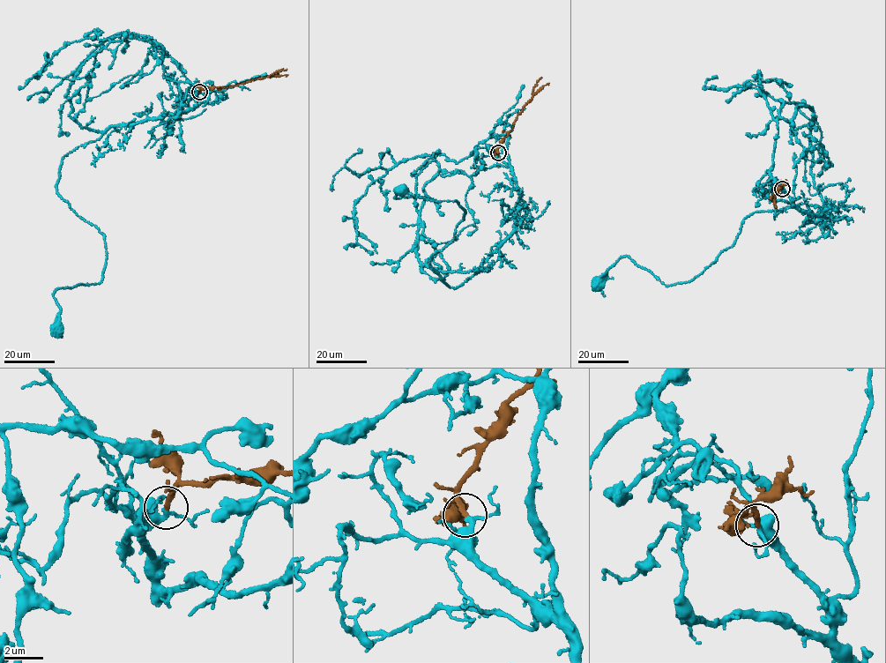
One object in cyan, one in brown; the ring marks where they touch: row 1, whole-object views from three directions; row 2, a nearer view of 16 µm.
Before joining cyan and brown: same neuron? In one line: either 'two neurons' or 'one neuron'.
one neuron

